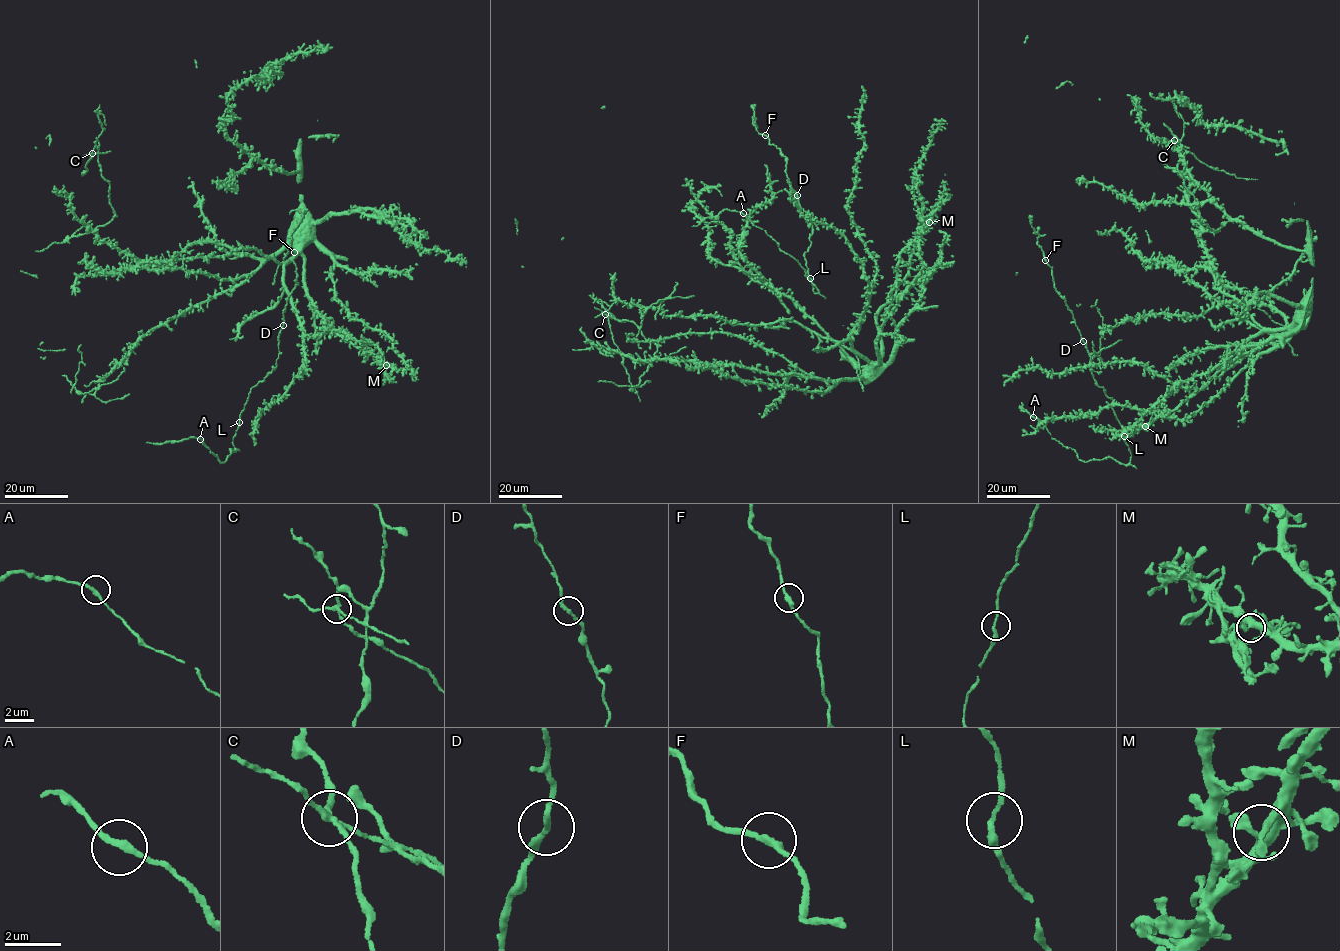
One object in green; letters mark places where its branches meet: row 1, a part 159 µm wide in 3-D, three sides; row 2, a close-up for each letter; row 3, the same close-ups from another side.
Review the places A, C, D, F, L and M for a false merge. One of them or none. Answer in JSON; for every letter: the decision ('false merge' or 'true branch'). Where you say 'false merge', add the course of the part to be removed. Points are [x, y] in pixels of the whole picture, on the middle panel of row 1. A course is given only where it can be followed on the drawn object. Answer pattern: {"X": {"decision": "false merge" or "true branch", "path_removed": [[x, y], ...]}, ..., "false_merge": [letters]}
{"A": {"decision": "true branch"}, "C": {"decision": "false merge"}, "D": {"decision": "true branch"}, "F": {"decision": "true branch"}, "L": {"decision": "true branch"}, "M": {"decision": "true branch"}, "false_merge": ["C"]}

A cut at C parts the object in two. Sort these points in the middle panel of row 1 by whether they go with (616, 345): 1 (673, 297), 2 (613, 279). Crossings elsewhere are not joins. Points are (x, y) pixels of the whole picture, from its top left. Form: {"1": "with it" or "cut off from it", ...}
{"1": "cut off from it", "2": "with it"}

